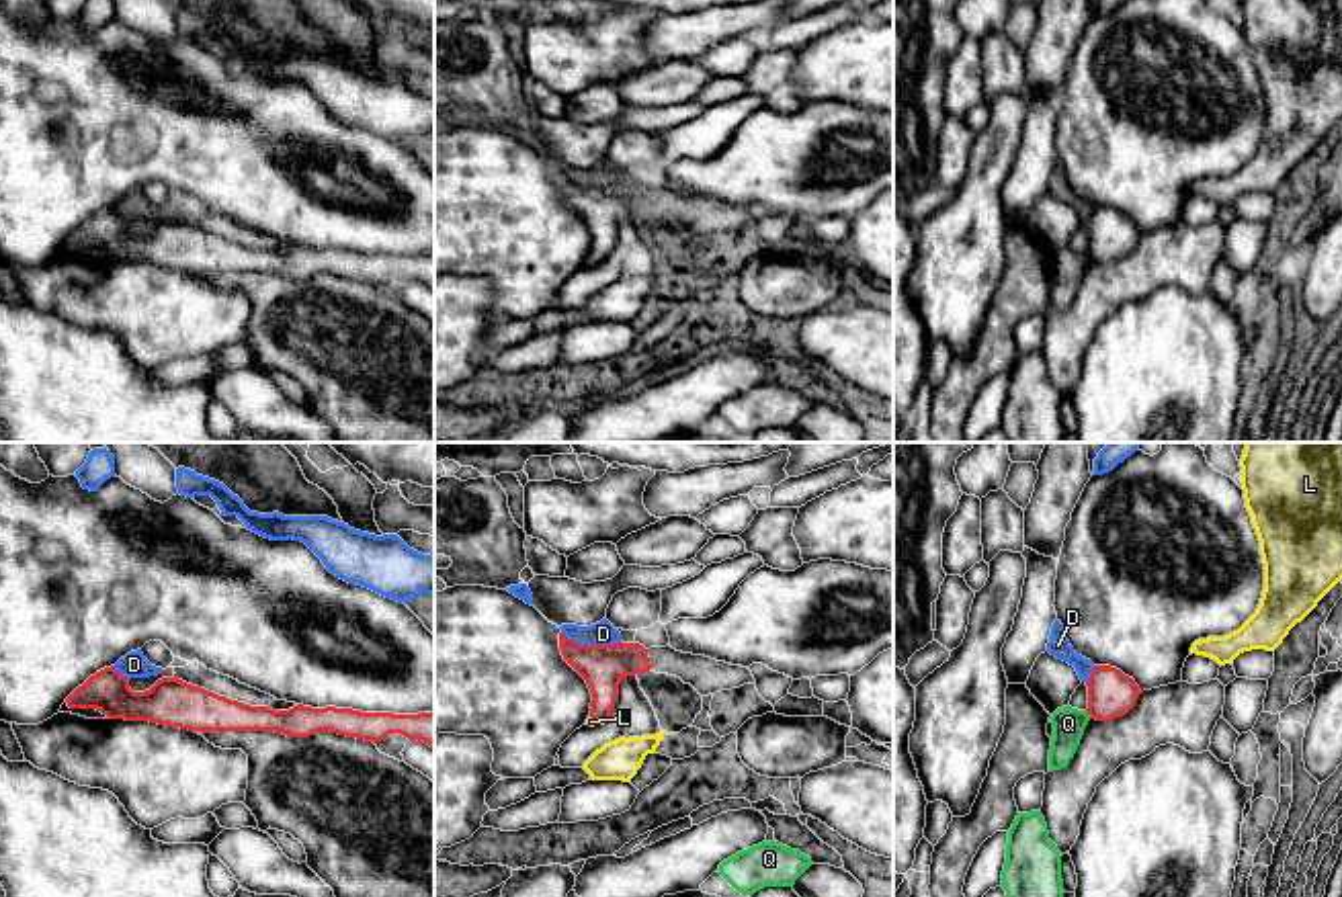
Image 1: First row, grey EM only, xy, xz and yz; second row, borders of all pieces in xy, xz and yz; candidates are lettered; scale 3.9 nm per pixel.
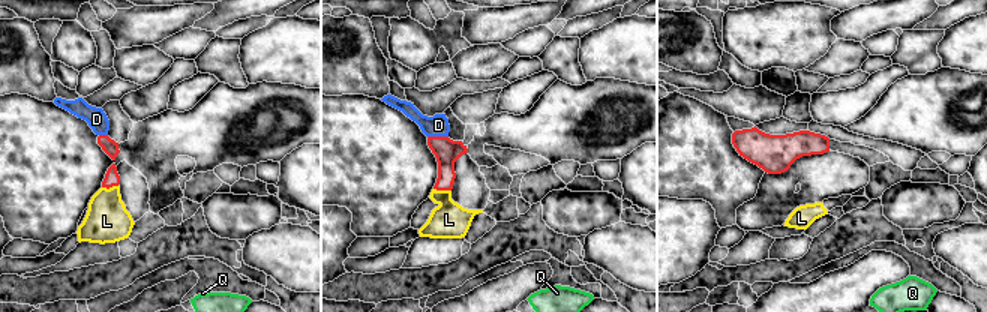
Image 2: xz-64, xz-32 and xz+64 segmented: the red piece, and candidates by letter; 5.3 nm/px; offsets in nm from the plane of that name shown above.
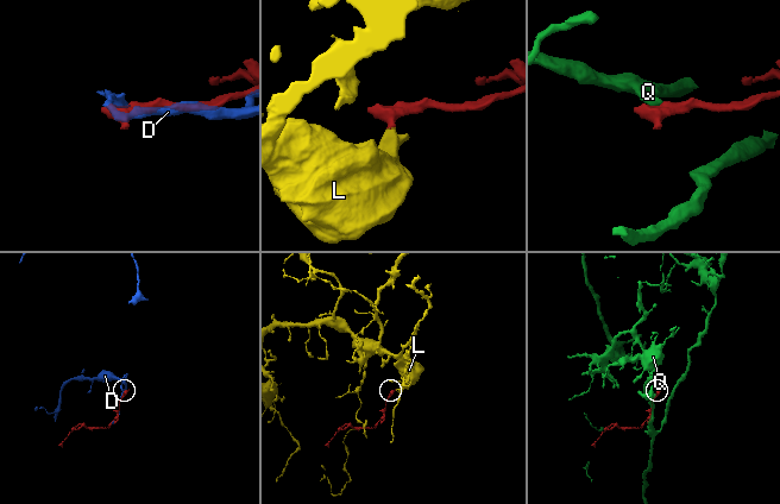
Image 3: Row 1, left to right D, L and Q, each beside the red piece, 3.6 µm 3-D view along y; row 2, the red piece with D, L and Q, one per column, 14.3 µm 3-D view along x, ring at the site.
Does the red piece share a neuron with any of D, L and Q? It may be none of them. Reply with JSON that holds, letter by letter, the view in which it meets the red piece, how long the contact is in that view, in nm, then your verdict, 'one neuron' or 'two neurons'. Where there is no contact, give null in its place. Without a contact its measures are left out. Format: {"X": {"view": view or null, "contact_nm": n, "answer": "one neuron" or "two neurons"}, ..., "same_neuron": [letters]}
{"D": {"view": "xz", "contact_nm": 240, "answer": "two neurons"}, "L": {"view": "xz", "contact_nm": 70, "answer": "one neuron"}, "Q": {"view": "yz", "contact_nm": 40, "answer": "two neurons"}, "same_neuron": ["L"]}

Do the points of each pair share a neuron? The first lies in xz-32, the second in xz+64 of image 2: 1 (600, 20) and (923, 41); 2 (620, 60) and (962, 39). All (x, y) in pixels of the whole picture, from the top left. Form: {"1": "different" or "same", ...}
{"1": "different", "2": "same"}

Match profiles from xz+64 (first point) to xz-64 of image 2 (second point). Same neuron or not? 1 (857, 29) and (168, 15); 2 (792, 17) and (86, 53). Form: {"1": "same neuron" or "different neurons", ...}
{"1": "same neuron", "2": "same neuron"}

